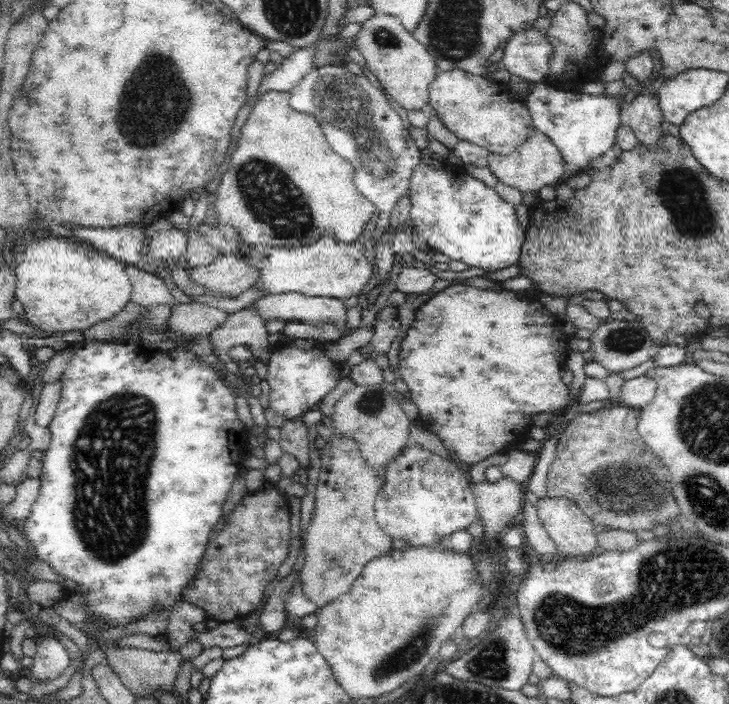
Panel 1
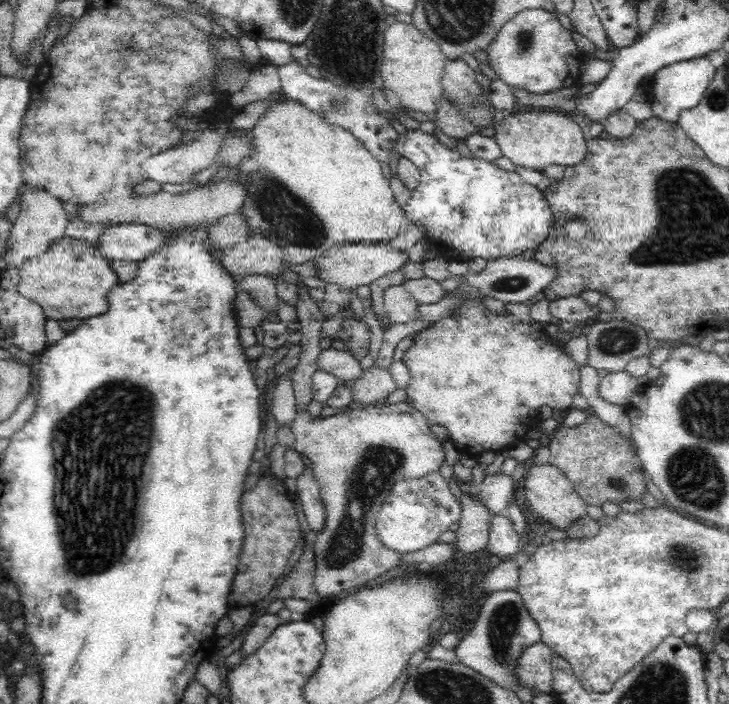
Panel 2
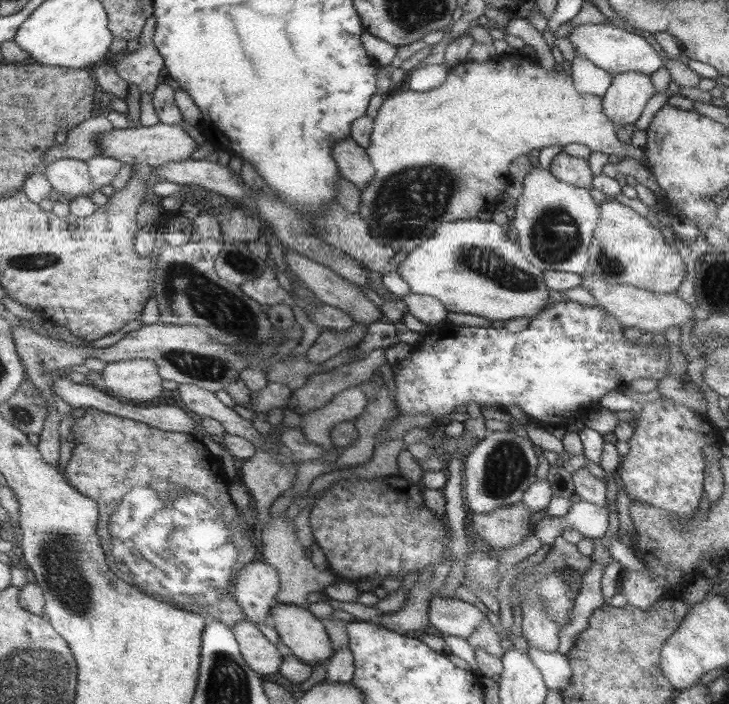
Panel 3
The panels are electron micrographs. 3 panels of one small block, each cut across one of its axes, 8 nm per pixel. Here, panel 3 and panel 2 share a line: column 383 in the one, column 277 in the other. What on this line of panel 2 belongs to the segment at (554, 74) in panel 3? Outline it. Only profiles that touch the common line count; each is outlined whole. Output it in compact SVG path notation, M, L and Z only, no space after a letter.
M289 99L269 106L251 132L254 154L244 158L235 171L251 173L247 199L238 213L246 217L250 232L260 228L268 240L282 247L285 262L304 264L338 245L384 243L401 232L405 209L394 198L387 171L353 132L328 123L320 113Z

